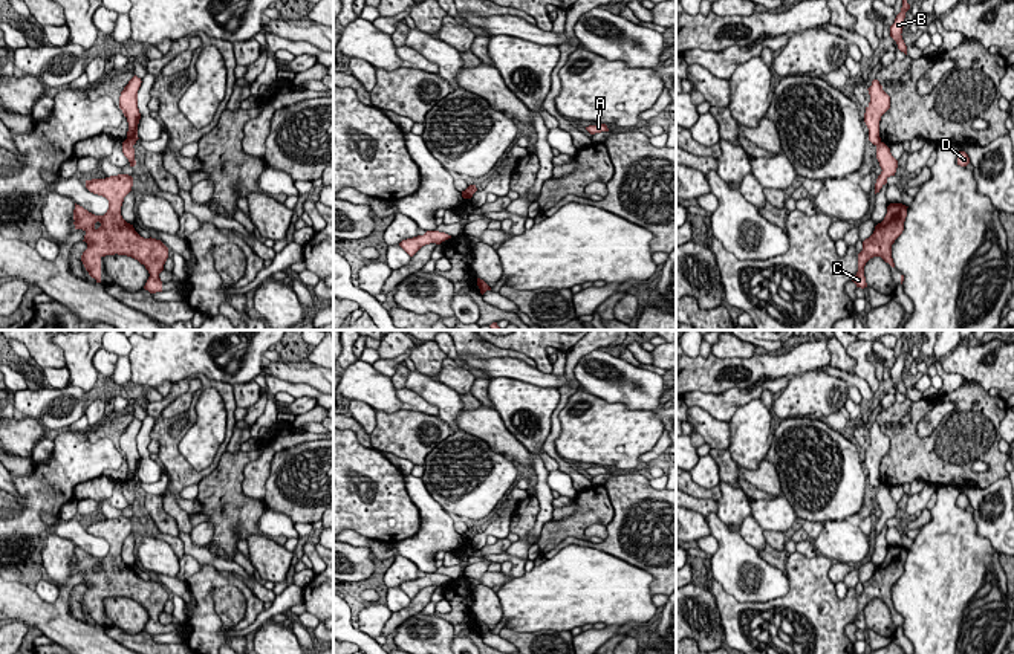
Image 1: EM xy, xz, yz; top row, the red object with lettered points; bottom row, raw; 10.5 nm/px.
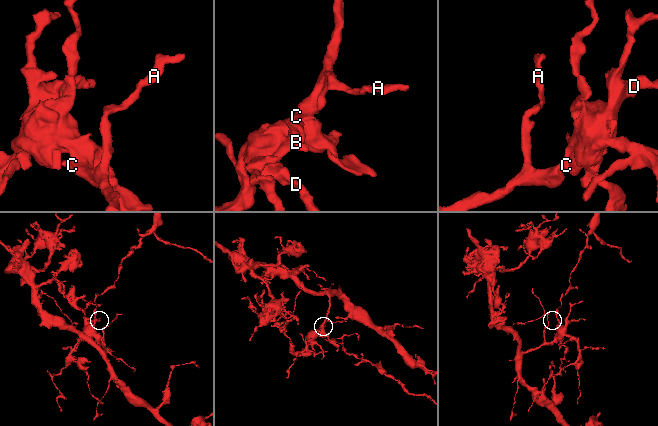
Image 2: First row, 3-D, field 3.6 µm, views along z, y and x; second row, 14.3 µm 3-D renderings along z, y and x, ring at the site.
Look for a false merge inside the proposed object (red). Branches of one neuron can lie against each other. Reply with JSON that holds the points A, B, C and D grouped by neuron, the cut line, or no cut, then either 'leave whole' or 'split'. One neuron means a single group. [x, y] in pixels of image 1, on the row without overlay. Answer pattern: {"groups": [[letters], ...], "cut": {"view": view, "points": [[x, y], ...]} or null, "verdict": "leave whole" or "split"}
{"groups": [["A", "C", "D"], ["B"]], "cut": {"view": "xy", "points": [[124, 483], [132, 488]]}, "verdict": "split"}

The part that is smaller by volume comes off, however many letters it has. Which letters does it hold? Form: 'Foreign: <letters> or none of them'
Foreign: B

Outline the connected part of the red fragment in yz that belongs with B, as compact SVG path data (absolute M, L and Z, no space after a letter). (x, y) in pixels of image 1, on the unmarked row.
M902 332L902 350L901 355L896 358L895 365L890 368L890 379L896 384L898 391L907 397L907 388L902 382L902 370L904 370L904 361L905 355L910 351L910 347L907 345L908 332Z

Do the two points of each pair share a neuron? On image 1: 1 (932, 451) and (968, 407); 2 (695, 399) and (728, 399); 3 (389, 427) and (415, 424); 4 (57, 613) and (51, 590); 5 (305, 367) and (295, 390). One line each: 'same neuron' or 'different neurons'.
1: same neuron
2: same neuron
3: same neuron
4: different neurons
5: different neurons

